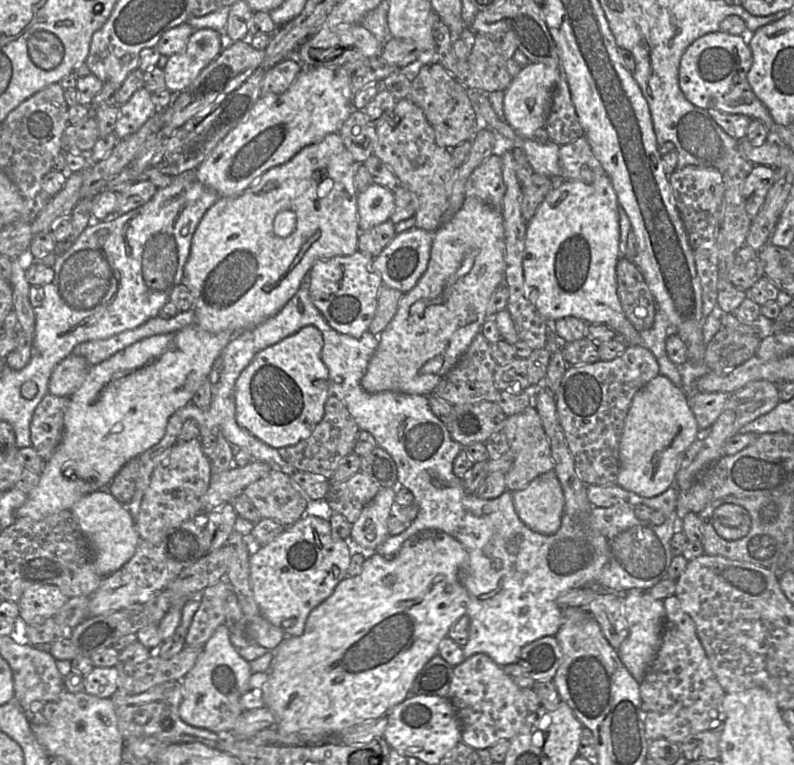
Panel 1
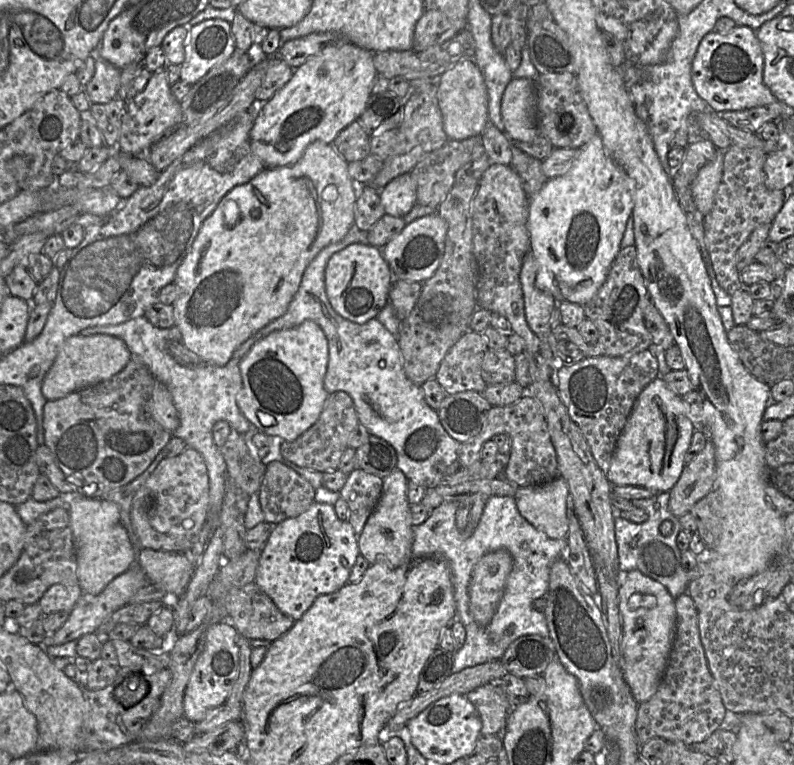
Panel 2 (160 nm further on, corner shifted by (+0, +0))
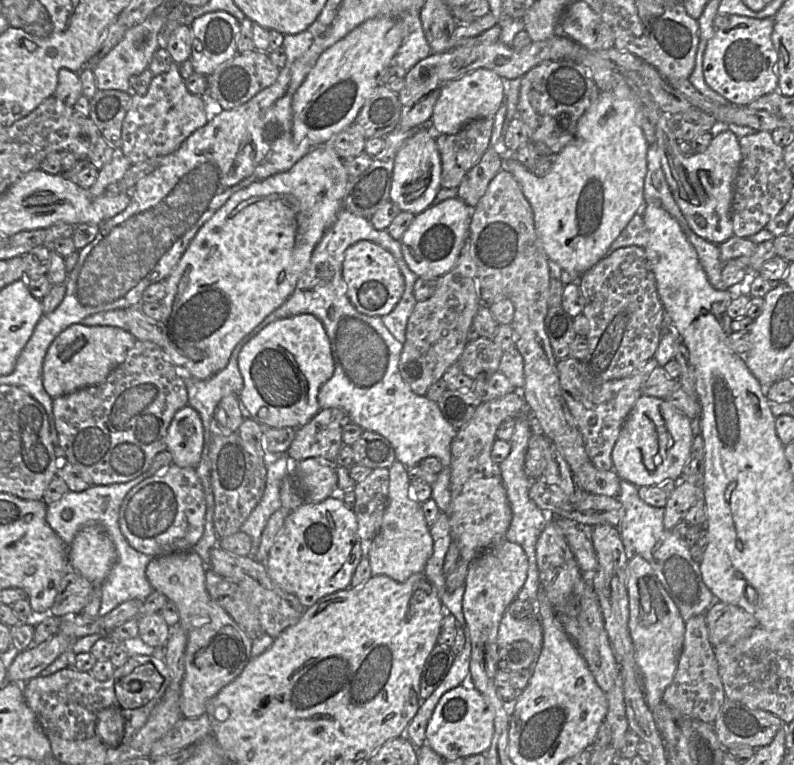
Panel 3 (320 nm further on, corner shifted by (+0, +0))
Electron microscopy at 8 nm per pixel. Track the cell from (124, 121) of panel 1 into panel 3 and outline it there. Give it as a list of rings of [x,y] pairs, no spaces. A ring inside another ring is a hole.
[[[172,62],[168,71],[152,78],[144,95],[132,95],[122,123],[120,148],[131,164],[164,157],[177,151],[195,130],[210,119],[209,100],[187,90],[185,80],[179,73],[179,65]]]

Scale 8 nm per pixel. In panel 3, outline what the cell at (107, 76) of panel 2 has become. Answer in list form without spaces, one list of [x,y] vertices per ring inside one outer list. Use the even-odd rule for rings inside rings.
[[[169,5],[158,7],[141,23],[129,28],[123,39],[93,66],[98,90],[120,90],[131,92],[130,77],[138,75],[148,68],[155,51],[160,47],[158,36],[161,32]]]

